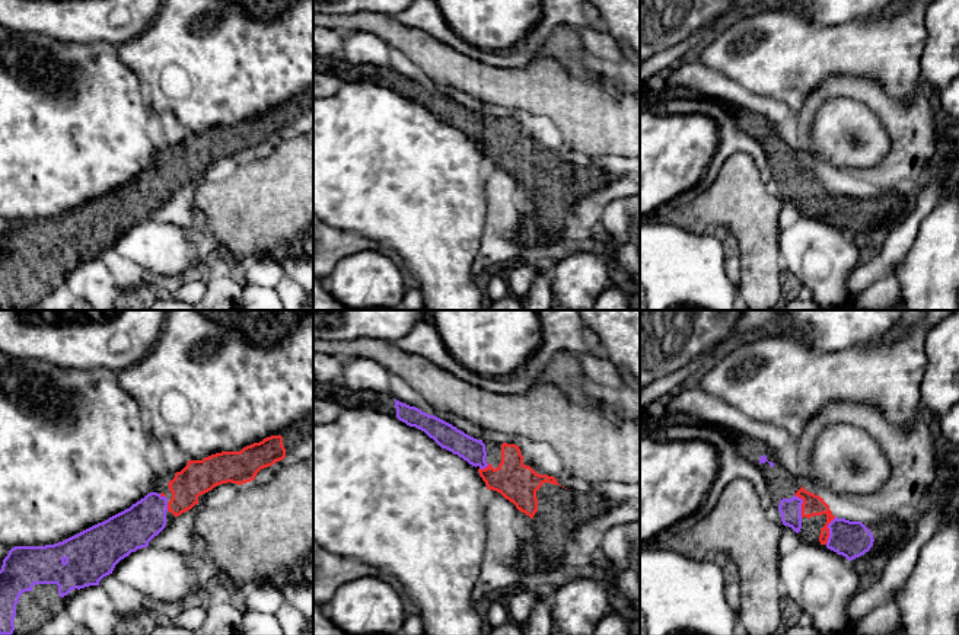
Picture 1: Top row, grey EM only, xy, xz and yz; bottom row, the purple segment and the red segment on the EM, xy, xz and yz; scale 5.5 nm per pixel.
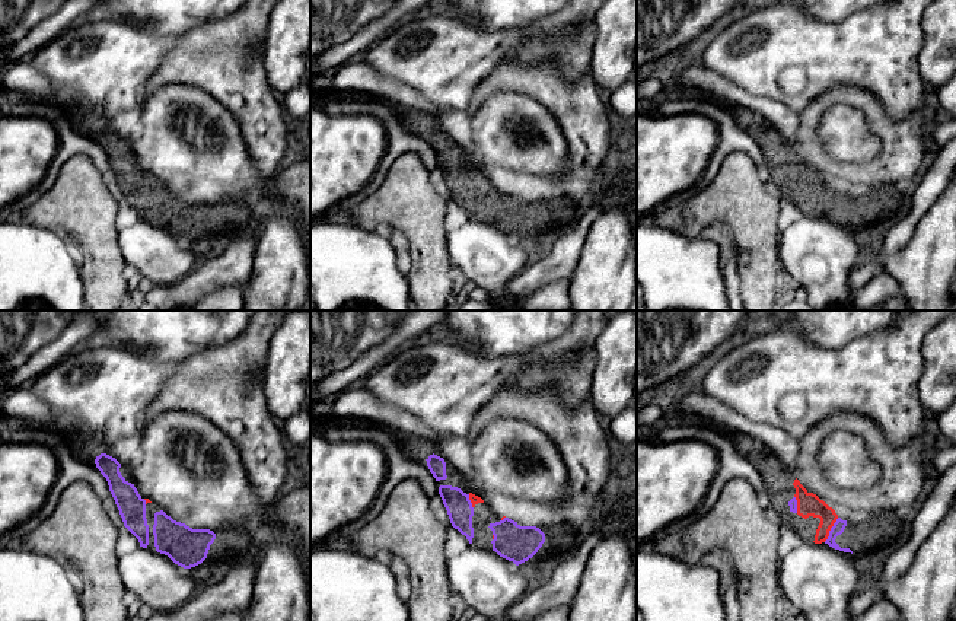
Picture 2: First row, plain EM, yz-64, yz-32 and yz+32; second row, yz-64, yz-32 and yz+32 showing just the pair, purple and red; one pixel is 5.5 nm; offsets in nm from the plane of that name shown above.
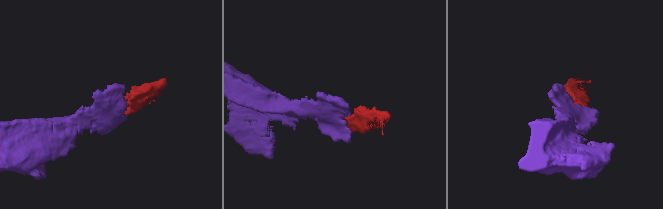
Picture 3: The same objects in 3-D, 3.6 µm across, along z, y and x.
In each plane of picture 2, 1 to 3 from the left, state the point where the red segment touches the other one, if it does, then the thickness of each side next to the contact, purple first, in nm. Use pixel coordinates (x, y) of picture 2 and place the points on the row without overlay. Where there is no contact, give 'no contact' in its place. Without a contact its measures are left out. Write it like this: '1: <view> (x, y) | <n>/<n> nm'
1: yz-64 (145, 175) | 150/20 nm
2: yz-32 (469, 175) | 140/50 nm
3: yz+32 (831, 203) | 70/130 nm

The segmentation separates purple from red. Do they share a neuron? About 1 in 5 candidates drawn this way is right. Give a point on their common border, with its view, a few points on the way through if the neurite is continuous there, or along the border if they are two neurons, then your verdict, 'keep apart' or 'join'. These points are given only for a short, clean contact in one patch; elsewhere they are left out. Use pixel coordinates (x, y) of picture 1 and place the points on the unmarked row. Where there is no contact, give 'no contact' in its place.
yz (830, 204) | across yz (851, 213), (830, 204), (828, 188), (812, 178) | join

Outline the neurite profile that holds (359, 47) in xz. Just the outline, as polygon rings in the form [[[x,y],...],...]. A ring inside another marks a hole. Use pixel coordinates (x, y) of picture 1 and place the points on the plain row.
[[[357,31],[344,35],[342,60],[353,64],[373,64],[391,68],[402,77],[434,89],[431,79],[414,61],[370,32]]]

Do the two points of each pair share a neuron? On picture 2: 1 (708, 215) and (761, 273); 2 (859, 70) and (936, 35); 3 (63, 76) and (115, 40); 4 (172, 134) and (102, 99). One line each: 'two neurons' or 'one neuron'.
1: one neuron
2: two neurons
3: one neuron
4: two neurons

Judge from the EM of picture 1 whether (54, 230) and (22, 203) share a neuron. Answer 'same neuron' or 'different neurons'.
different neurons

